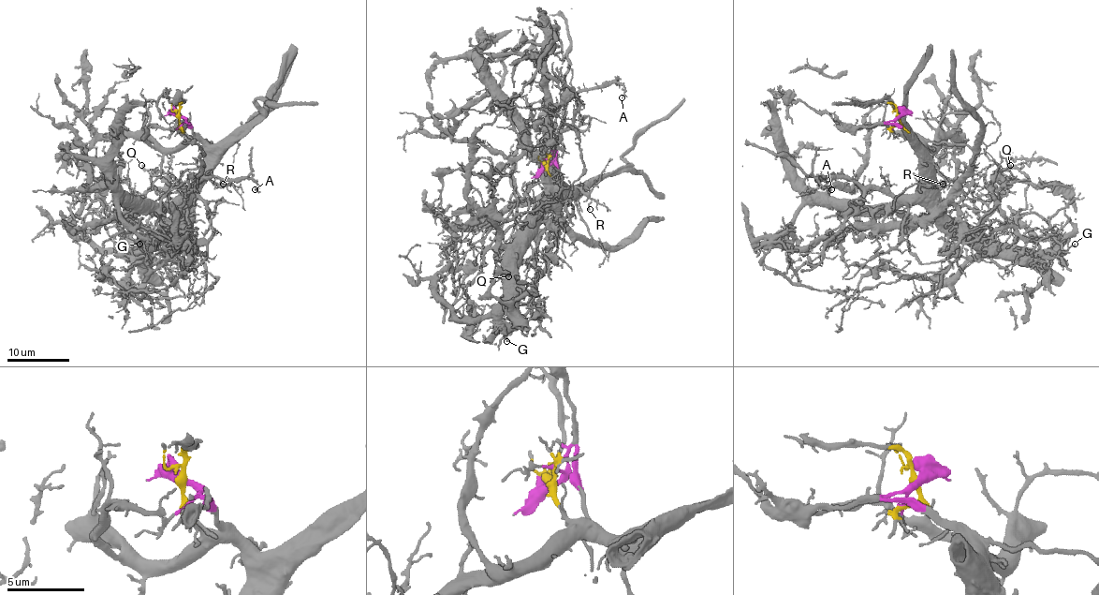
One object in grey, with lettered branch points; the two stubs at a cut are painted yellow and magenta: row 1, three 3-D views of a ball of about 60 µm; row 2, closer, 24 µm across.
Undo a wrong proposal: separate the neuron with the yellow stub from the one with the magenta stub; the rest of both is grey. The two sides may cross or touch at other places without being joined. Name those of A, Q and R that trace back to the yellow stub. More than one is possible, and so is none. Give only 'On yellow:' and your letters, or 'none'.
On yellow: A, Q, R

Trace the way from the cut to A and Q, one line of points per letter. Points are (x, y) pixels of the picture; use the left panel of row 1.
A: (179, 116), (179, 127), (204, 149), (197, 186), (185, 195), (197, 177), (253, 177), (257, 182), (254, 190)
Q: (179, 116), (181, 129), (202, 144), (204, 170), (192, 200), (148, 232), (131, 215), (153, 172), (142, 165)

